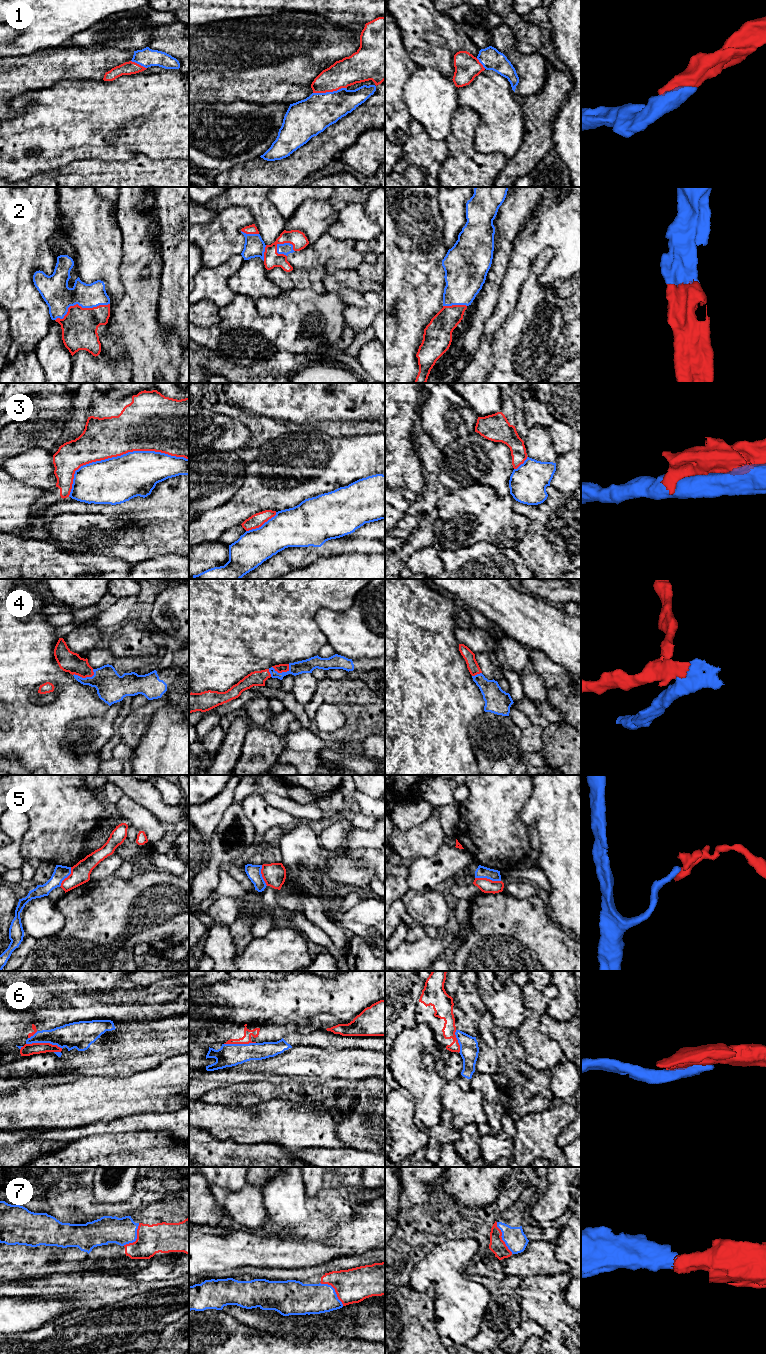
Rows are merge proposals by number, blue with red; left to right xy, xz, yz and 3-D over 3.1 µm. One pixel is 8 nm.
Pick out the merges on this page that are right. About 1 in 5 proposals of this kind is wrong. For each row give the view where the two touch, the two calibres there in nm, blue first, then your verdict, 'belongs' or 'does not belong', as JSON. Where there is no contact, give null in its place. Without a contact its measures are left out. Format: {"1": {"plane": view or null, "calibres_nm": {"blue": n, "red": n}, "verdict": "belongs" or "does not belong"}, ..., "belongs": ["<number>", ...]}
{"1": {"plane": "xz", "calibres_nm": {"blue": 300, "red": 220}, "verdict": "belongs"}, "2": {"plane": "xy", "calibres_nm": {"blue": 220, "red": 300}, "verdict": "belongs"}, "3": {"plane": "xy", "calibres_nm": {"blue": 380, "red": 360}, "verdict": "does not belong"}, "4": {"plane": "xy", "calibres_nm": {"blue": 240, "red": 170}, "verdict": "belongs"}, "5": {"plane": "yz", "calibres_nm": {"blue": 100, "red": 110}, "verdict": "does not belong"}, "6": {"plane": "xy", "calibres_nm": {"blue": 200, "red": 100}, "verdict": "does not belong"}, "7": {"plane": "yz", "calibres_nm": {"blue": 170, "red": 120}, "verdict": "belongs"}, "belongs": ["1", "2", "4", "7"]}

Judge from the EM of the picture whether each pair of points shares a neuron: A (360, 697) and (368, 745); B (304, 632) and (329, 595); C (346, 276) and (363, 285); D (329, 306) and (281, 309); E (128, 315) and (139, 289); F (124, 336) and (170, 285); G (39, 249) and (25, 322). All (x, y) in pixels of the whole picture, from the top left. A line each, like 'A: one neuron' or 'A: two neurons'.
A: two neurons
B: one neuron
C: one neuron
D: one neuron
E: one neuron
F: two neurons
G: one neuron

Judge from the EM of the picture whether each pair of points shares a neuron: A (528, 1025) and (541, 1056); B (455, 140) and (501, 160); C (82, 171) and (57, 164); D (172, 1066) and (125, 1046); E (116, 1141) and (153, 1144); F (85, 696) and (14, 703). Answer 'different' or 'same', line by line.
A: same
B: same
C: different
D: different
E: same
F: same

